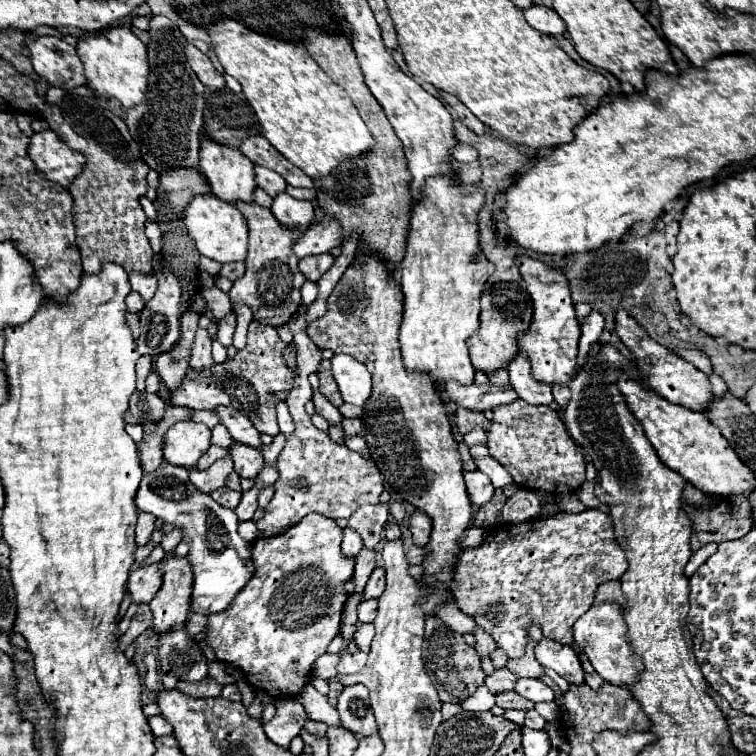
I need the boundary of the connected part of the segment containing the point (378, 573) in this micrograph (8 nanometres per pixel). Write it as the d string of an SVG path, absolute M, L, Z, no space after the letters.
M376 567L370 581L368 581L368 585L366 585L366 589L364 589L364 599L378 599L384 593L384 587L386 587L384 569Z

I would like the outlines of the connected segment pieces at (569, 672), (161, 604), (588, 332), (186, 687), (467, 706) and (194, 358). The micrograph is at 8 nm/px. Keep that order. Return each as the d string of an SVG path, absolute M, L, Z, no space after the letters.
M542 639L536 645L536 659L542 667L554 669L558 675L562 675L568 683L584 683L584 671L578 659L578 653L564 643L558 643L554 639Z
M174 551L166 553L160 561L160 571L162 587L150 601L158 635L186 623L192 595L192 567L186 557L176 557Z
M590 311L590 315L586 315L582 319L582 337L580 337L580 353L578 353L578 365L575 367L576 371L580 367L584 367L584 359L588 359L590 345L598 341L602 329L604 329L604 317L598 311Z
M210 675L202 683L188 683L188 681L178 681L176 685L182 693L190 697L218 697L222 691L222 685L214 681Z
M480 685L468 699L462 701L462 711L490 711L494 707L494 693Z
M206 329L196 331L196 341L190 351L190 367L194 371L200 371L204 367L210 367L214 363L212 359L212 339Z

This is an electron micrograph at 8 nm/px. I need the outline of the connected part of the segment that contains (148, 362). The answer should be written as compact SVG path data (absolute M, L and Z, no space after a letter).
M150 355L140 357L138 363L136 363L136 375L138 375L138 389L140 391L146 389L146 377L150 373L150 369L152 369L152 363L154 363L154 359Z

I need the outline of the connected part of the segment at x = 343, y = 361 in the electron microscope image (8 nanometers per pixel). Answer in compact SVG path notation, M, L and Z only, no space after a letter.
M342 353L332 357L332 369L344 401L352 405L364 405L372 389L370 371L362 367L362 363L358 363L352 355L342 355Z

